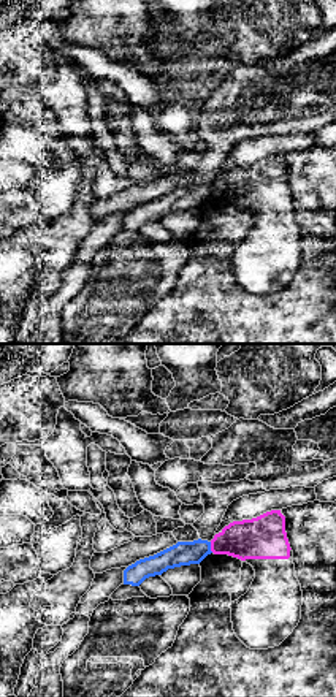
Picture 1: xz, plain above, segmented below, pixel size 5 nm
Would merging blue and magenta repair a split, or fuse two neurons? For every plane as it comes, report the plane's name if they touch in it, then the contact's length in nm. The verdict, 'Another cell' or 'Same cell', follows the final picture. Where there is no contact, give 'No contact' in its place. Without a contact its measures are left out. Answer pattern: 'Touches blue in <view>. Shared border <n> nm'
Touches blue in xz. Shared border 60 nm

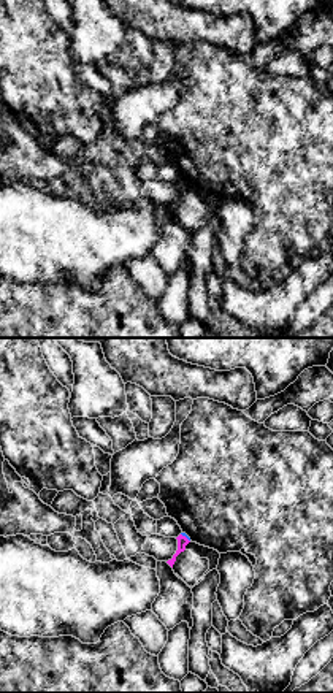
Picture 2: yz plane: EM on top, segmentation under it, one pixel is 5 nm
Touches blue in yz. Shared border 60 nm

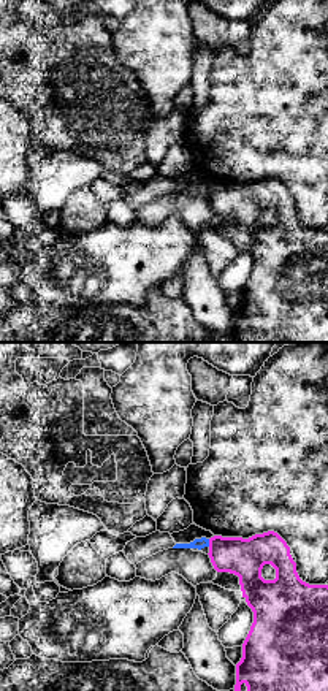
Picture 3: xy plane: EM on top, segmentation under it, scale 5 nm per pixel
Touches blue in xy. Shared border 40 nm

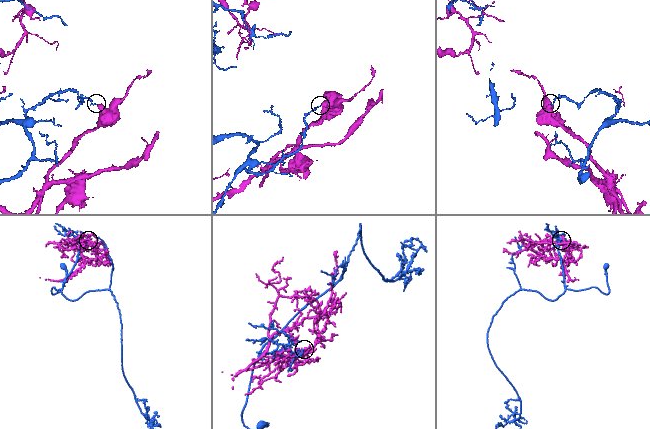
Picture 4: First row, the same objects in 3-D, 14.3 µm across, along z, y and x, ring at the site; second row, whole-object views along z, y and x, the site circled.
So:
Another cell

